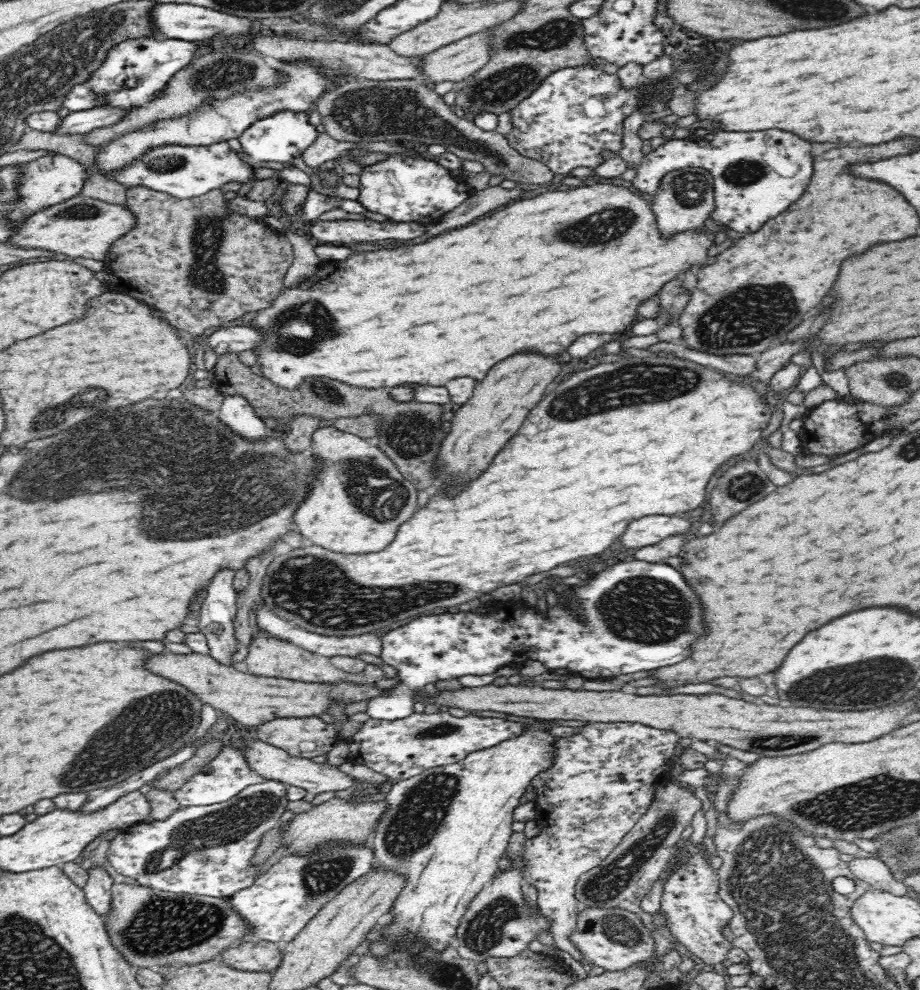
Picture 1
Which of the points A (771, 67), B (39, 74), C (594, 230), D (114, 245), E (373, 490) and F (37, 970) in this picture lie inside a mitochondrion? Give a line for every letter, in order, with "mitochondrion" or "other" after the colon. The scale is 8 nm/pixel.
A: other
B: mitochondrion
C: mitochondrion
D: other
E: mitochondrion
F: mitochondrion

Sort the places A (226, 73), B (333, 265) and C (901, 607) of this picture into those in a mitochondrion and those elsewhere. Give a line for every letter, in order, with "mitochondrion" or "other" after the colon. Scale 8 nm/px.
A: mitochondrion
B: other
C: other

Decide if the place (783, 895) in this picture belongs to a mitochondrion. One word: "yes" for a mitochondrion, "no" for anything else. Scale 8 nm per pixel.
yes

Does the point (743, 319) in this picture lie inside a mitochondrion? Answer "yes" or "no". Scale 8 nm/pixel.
yes

